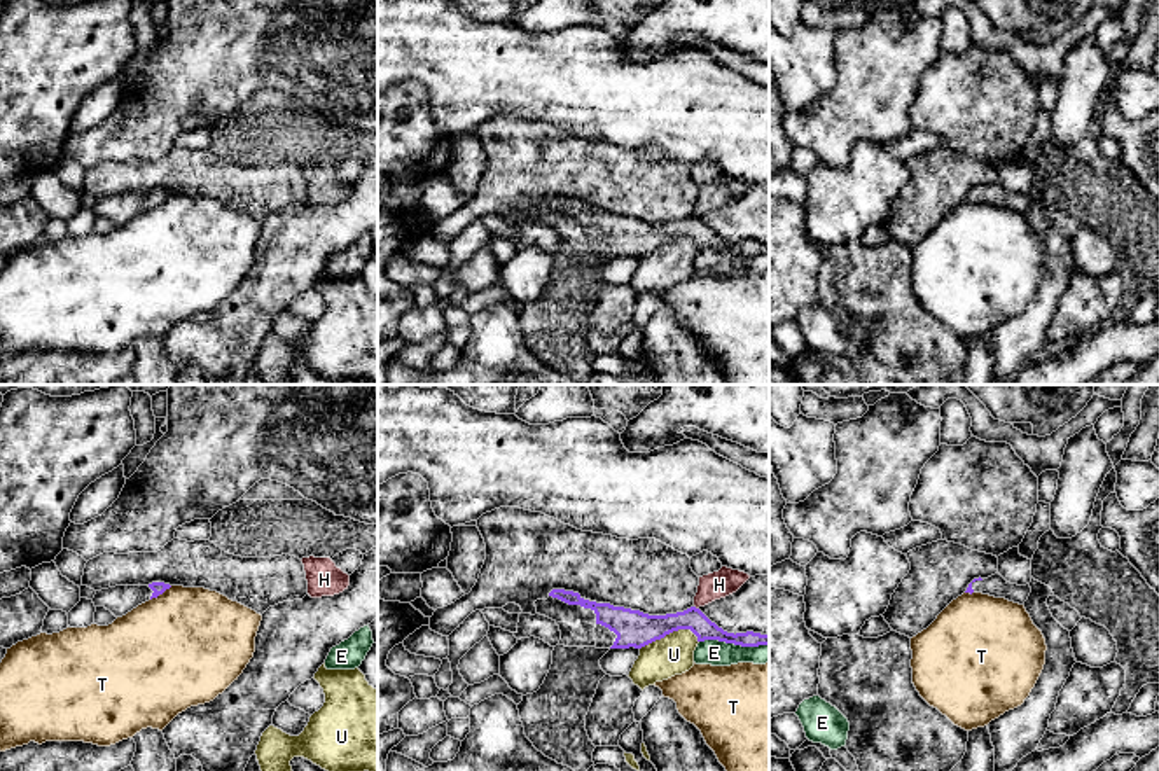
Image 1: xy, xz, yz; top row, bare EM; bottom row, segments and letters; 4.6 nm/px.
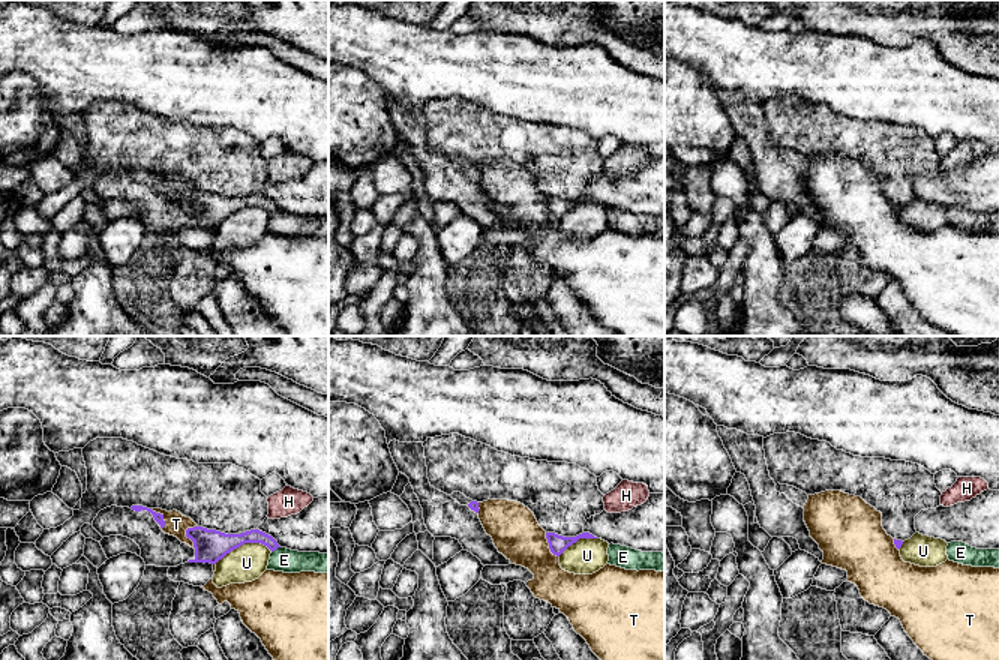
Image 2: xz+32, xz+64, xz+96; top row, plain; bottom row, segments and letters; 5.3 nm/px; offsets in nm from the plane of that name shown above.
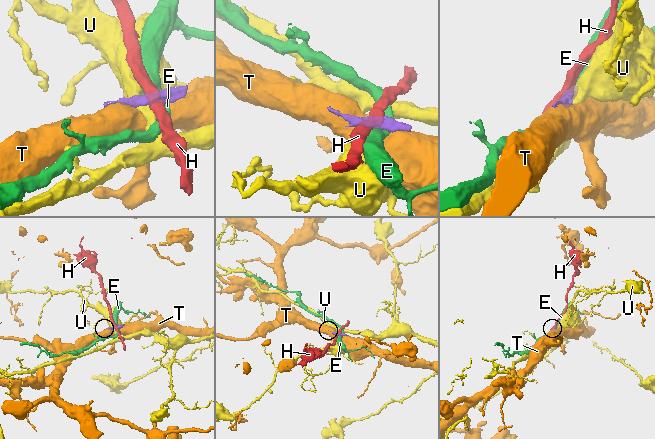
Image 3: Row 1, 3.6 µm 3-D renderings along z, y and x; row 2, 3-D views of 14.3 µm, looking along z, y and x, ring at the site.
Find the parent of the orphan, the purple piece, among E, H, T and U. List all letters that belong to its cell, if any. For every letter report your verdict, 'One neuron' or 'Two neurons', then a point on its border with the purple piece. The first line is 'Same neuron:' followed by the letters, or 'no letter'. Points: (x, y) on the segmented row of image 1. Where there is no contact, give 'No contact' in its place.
Same neuron: no letter
E: Two neurons. Touches purple at xz (735, 644)
H: Two neurons. Touches purple at xz (694, 607)
T: Two neurons. Touches purple at xy (161, 593)
U: Two neurons. Touches purple at xz (668, 633)

